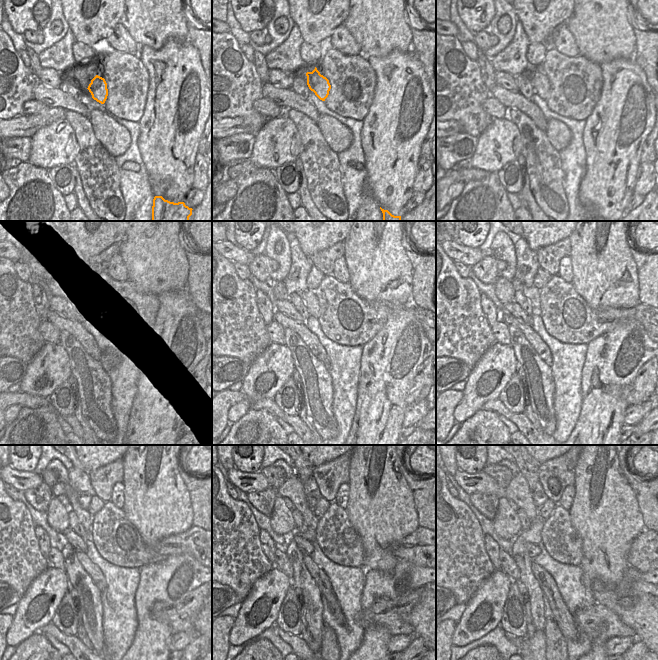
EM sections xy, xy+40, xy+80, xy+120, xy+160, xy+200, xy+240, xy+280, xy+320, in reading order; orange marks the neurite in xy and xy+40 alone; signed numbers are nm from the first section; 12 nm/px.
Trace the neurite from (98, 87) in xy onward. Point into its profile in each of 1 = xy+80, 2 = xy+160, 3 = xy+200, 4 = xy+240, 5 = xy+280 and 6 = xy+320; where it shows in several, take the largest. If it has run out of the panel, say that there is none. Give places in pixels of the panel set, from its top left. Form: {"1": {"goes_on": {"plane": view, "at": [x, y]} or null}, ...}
{"1": {"goes_on": {"plane": "xy+80", "at": [539, 81]}}, "2": {"goes_on": {"plane": "xy+160", "at": [308, 296]}}, "3": {"goes_on": {"plane": "xy+200", "at": [532, 293]}}, "4": {"goes_on": {"plane": "xy+240", "at": [86, 519]}}, "5": {"goes_on": {"plane": "xy+280", "at": [311, 520]}}, "6": {"goes_on": {"plane": "xy+320", "at": [532, 513]}}}

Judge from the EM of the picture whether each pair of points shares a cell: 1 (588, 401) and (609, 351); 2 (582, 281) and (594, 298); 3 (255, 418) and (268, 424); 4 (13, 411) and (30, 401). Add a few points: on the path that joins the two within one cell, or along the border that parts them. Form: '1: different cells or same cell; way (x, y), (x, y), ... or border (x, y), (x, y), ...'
1: same cell; way (588, 388), (595, 380), (595, 366), (599, 364)
2: same cell; way (586, 285), (594, 294)
3: same cell; way (258, 421), (265, 424)
4: different cells; border (10, 405), (17, 404), (21, 407)

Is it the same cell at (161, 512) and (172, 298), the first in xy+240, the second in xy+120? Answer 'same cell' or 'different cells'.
different cells

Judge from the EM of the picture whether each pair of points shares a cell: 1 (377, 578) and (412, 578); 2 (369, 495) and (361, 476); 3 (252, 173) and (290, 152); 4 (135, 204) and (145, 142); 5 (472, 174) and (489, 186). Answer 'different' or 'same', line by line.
1: same
2: same
3: different
4: different
5: different

